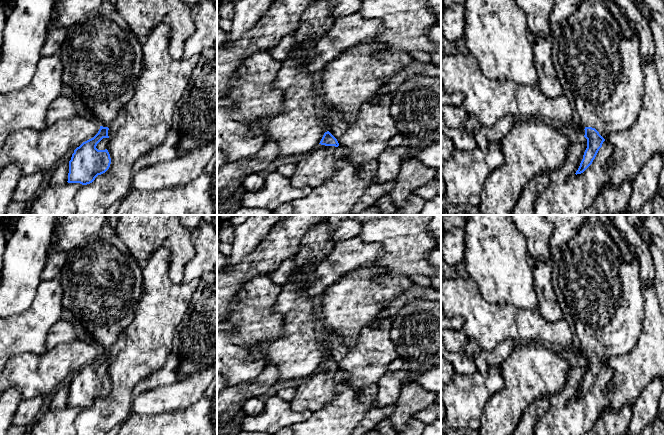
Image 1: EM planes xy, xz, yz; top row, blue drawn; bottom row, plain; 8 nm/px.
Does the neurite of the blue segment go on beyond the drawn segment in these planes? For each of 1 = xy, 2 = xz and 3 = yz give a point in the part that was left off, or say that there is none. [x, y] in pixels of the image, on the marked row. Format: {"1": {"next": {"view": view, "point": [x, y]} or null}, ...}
{"1": {"next": {"view": "xy", "point": [102, 58]}}, "2": {"next": {"view": "xz", "point": [320, 165]}}, "3": {"next": {"view": "yz", "point": [603, 67]}}}

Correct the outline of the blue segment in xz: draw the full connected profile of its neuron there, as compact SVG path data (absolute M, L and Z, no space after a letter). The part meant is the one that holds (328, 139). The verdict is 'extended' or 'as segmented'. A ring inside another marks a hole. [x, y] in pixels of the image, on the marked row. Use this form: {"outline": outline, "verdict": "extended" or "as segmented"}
{"outline": "M325 132L319 145L311 154L296 163L296 169L290 178L293 187L310 186L315 188L329 180L336 168L347 161L347 153L339 145L337 139Z", "verdict": "extended"}

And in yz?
{"outline": "M584 0L577 12L569 19L569 23L561 26L558 61L570 84L576 111L580 116L580 125L585 128L584 137L587 139L587 148L576 175L583 173L592 164L609 134L623 132L636 122L641 108L644 75L640 59L640 39L634 23L628 17L627 20L634 32L630 38L623 35L619 22L609 12L604 0Z", "verdict": "extended"}

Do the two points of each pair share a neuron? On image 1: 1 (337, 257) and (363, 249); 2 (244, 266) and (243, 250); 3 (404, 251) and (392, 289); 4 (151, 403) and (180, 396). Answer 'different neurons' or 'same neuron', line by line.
1: same neuron
2: different neurons
3: different neurons
4: same neuron

